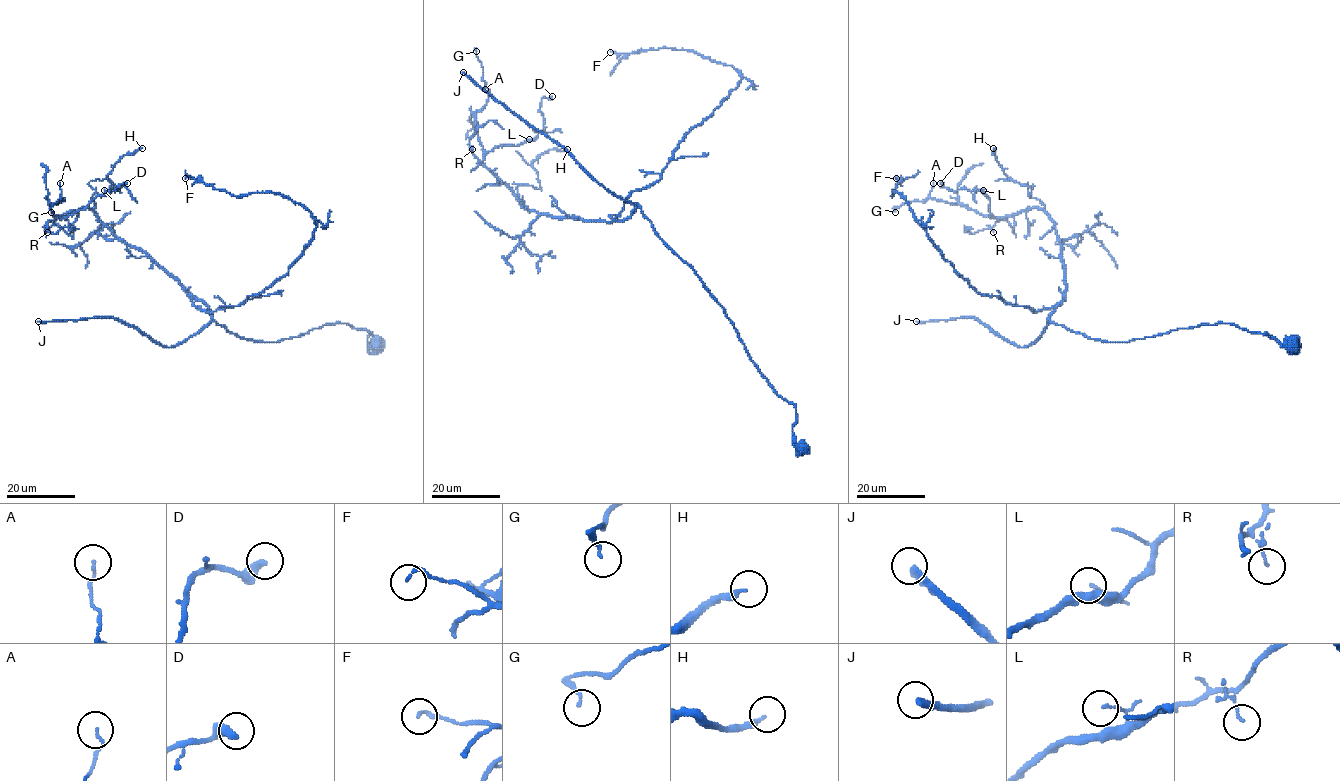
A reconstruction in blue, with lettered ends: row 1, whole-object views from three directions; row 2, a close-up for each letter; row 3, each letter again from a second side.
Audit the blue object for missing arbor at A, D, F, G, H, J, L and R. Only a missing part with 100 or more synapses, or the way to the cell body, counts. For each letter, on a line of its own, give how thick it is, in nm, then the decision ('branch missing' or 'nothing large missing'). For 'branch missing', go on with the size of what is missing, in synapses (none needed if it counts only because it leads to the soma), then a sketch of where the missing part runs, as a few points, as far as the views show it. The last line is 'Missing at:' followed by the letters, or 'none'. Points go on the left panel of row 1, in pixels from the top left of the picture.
A: 90 nm | nothing large missing
D: 440 nm | nothing large missing
F: 110 nm | nothing large missing
G: 120 nm | nothing large missing
H: 240 nm | nothing large missing
J: 280 nm | branch missing | 350 syn
L: 100 nm | nothing large missing
R: 70 nm | nothing large missing
Missing at: J

